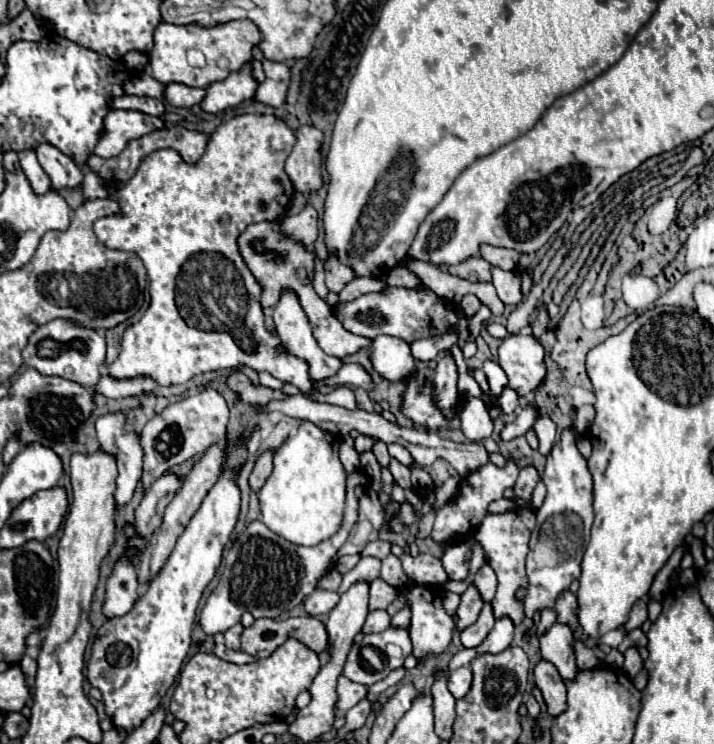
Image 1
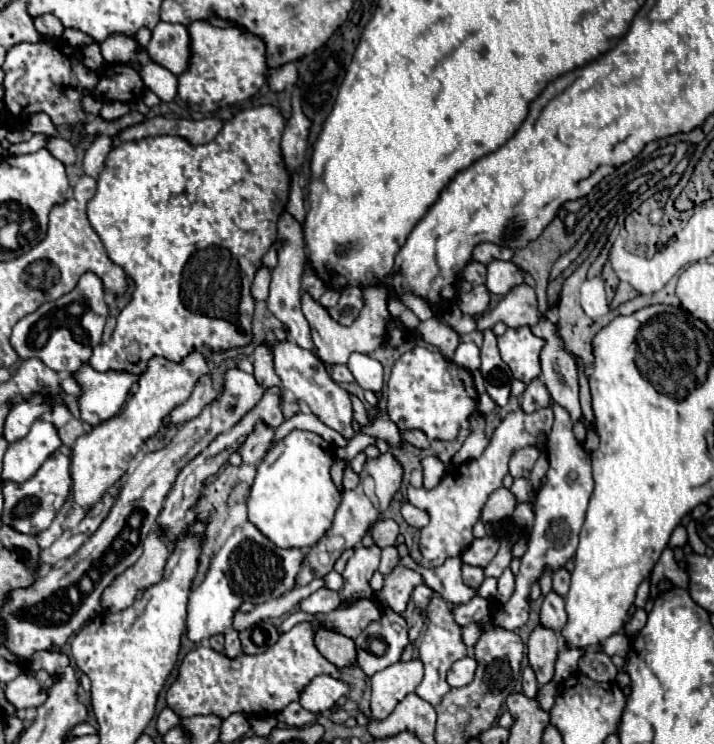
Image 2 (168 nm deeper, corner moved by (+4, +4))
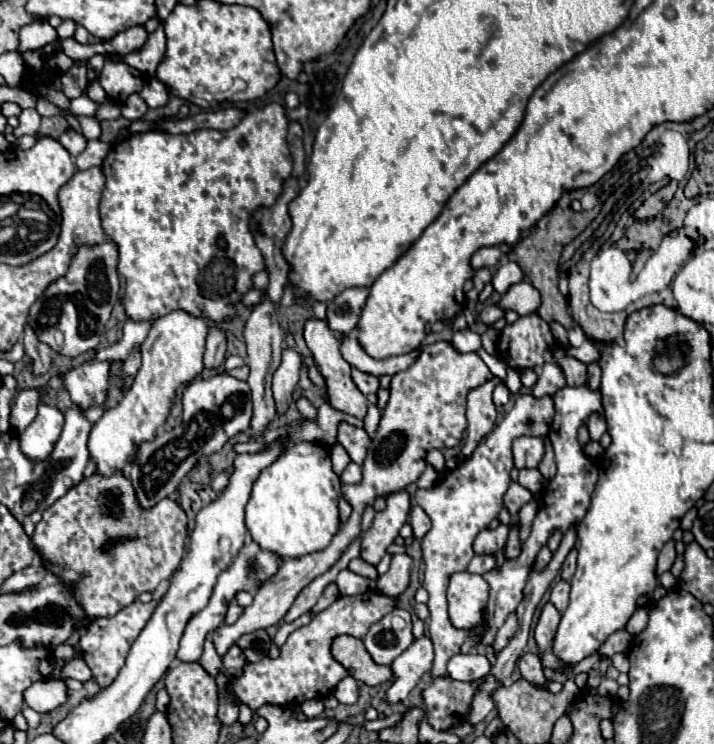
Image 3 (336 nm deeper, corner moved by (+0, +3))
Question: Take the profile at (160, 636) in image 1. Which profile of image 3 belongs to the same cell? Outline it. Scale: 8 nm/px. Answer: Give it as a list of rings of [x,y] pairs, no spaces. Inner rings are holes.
[[[139,599],[133,601],[129,607],[123,607],[117,615],[107,617],[107,619],[93,619],[85,631],[81,633],[81,641],[79,641],[79,649],[81,655],[85,659],[85,663],[89,665],[89,669],[93,671],[93,675],[97,677],[101,687],[107,687],[113,683],[113,679],[117,677],[119,669],[125,663],[125,657],[129,653],[129,647],[133,643],[133,639],[137,639],[137,635],[141,633],[141,627],[145,627],[145,623],[149,621],[149,615],[153,615],[155,607],[157,607],[157,599],[149,601],[149,603],[141,603]]]

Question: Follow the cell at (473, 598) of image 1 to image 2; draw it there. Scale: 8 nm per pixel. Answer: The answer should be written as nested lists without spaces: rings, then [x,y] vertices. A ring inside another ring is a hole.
[[[463,566],[463,582],[467,586],[473,586],[473,590],[477,590],[481,584],[483,584],[485,576],[483,576],[483,570],[477,568],[477,566]]]

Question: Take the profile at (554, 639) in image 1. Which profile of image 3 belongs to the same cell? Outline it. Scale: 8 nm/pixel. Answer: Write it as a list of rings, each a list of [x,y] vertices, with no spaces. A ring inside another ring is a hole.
[[[563,579],[557,581],[551,589],[551,603],[557,607],[559,613],[563,613],[567,603],[569,603],[569,589],[571,589],[569,581],[563,581]]]

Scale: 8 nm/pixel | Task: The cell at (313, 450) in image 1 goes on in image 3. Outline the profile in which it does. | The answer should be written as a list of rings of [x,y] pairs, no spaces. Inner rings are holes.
[[[291,445],[287,451],[253,483],[251,497],[245,505],[245,525],[253,537],[253,541],[263,549],[271,551],[279,557],[301,557],[307,553],[315,553],[325,549],[333,535],[339,531],[339,509],[337,509],[337,499],[339,499],[339,487],[341,481],[331,469],[331,459],[327,449],[321,445],[307,445],[309,449],[299,449],[301,445]]]

